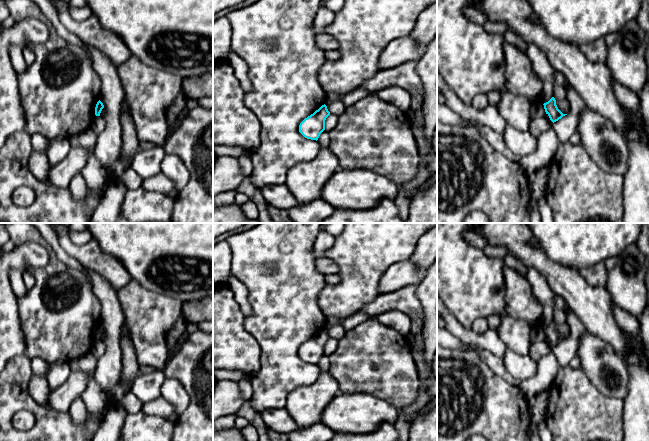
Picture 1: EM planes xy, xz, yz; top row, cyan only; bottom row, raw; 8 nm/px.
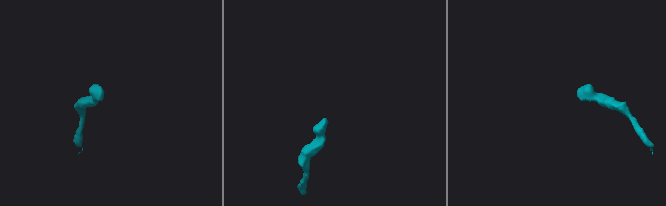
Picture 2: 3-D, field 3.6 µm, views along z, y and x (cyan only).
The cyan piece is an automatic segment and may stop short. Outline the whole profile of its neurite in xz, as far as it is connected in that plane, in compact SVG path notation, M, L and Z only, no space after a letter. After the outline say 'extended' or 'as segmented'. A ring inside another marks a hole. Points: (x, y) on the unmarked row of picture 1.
M324 328L313 338L305 342L299 349L299 356L307 363L318 364L320 358L325 354L325 344L330 339Z; as segmented

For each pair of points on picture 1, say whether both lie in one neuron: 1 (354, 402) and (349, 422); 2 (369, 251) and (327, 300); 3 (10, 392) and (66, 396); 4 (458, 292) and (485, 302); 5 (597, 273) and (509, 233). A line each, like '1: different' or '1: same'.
1: same
2: same
3: different
4: same
5: different

